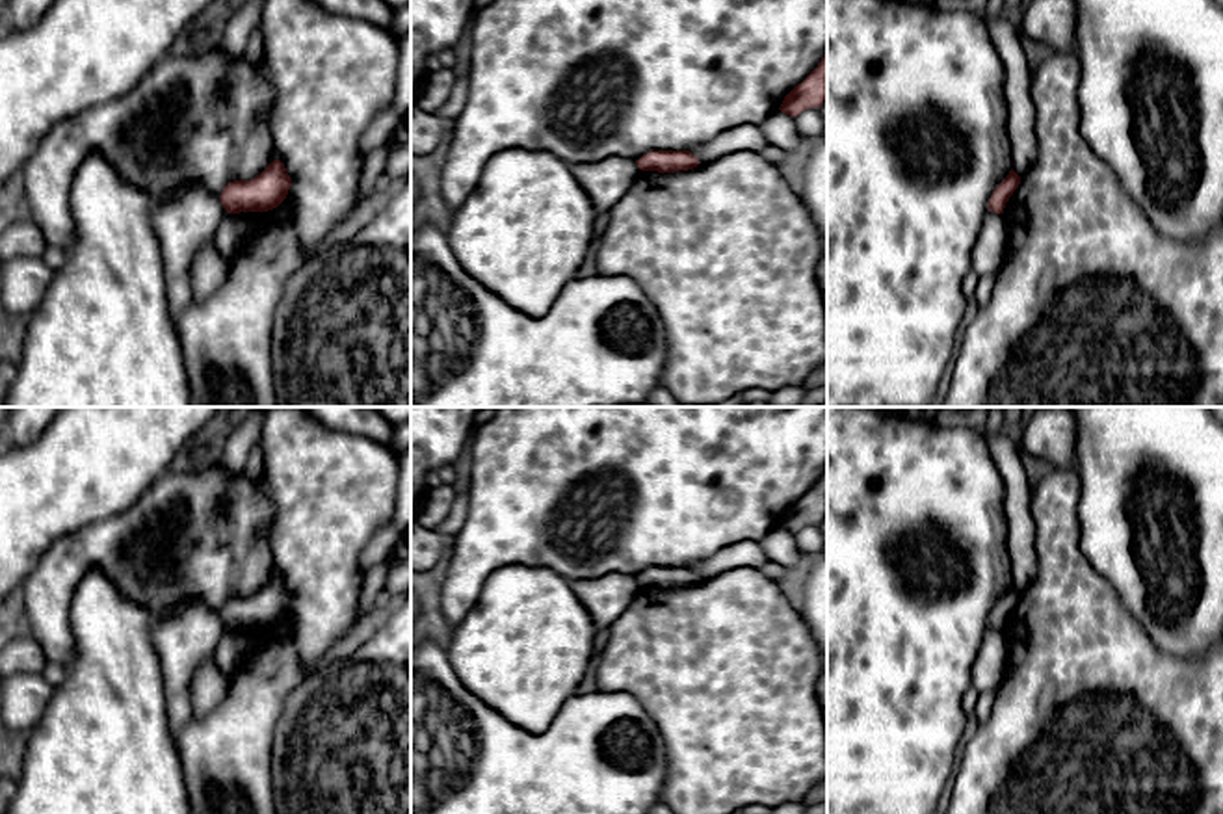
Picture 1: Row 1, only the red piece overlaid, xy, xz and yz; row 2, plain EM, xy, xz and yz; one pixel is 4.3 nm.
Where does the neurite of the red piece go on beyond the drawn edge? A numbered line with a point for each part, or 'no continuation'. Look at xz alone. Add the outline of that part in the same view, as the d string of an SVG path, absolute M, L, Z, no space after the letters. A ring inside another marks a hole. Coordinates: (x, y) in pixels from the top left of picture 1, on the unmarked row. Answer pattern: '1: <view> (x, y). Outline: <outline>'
no continuation

